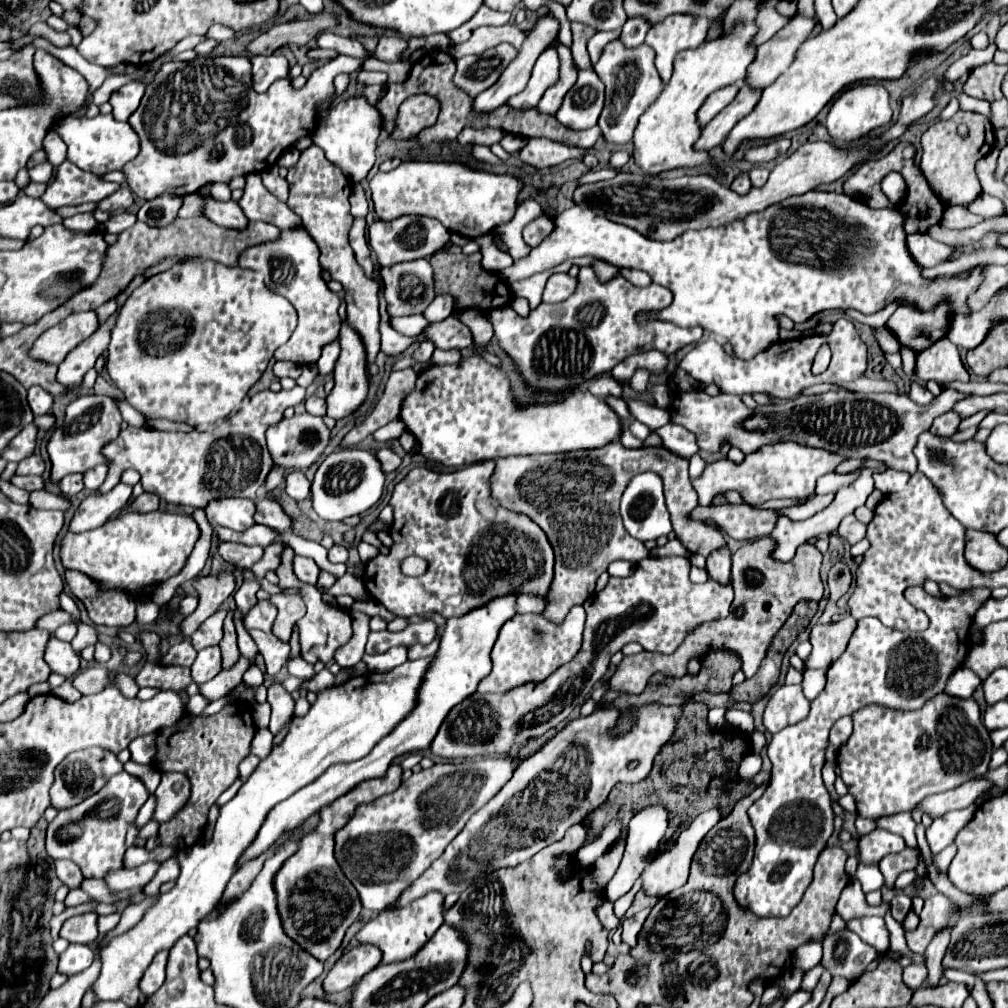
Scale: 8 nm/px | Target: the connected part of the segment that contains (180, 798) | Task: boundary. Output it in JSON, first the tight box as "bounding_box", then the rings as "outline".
{"bounding_box":[153,772,190,824],"outline":[[[163,772],[161,784],[155,790],[157,808],[153,812],[153,820],[163,824],[167,822],[190,796],[190,782],[188,777],[180,772]]]}

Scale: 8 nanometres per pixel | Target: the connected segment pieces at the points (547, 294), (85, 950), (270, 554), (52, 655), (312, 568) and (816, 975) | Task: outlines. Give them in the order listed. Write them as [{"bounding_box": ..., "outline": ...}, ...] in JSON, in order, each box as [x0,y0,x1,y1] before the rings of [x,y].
[{"bounding_box":[543,272,577,302],"outline":[[[557,272],[547,280],[545,292],[543,292],[543,302],[563,302],[567,300],[575,290],[577,290],[577,278],[569,276],[567,272]]]},{"bounding_box":[59,944,93,976],"outline":[[[69,944],[69,948],[59,956],[59,972],[73,976],[89,968],[93,962],[93,948],[87,944]]]},{"bounding_box":[251,540,289,576],"outline":[[[283,540],[273,542],[271,546],[267,546],[267,548],[265,548],[265,560],[261,560],[261,564],[253,566],[251,570],[253,570],[257,576],[265,576],[265,572],[267,572],[269,568],[277,568],[277,564],[281,562],[281,554],[283,554],[283,550],[285,550],[287,546],[289,546],[289,544],[283,542]]]},{"bounding_box":[45,636,79,678],"outline":[[[51,636],[45,648],[45,662],[49,668],[65,678],[75,676],[79,670],[79,654],[73,650],[69,642],[59,640],[57,636]]]},{"bounding_box":[293,556,319,584],"outline":[[[295,556],[295,560],[293,560],[293,570],[295,570],[297,578],[303,580],[303,582],[309,582],[309,584],[315,584],[315,582],[317,582],[319,566],[315,564],[315,560],[305,558],[305,556]]]},{"bounding_box":[800,963,825,990],"outline":[[[819,963],[814,968],[805,973],[800,990],[813,990],[817,985],[822,973],[825,971],[824,967]]]}]

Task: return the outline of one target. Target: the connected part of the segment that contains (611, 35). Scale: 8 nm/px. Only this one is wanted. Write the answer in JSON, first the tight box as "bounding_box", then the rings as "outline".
{"bounding_box":[587,30,619,60],"outline":[[[619,30],[617,32],[597,32],[591,40],[589,40],[589,44],[587,44],[587,50],[589,50],[589,54],[591,54],[591,60],[599,60],[599,56],[601,56],[601,52],[603,52],[603,46],[605,44],[609,44],[611,40],[615,40],[619,36]]]}

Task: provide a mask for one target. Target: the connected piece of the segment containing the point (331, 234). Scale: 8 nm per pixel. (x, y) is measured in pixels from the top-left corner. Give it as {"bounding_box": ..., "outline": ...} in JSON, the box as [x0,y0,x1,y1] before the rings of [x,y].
{"bounding_box":[287,146,379,366],"outline":[[[309,146],[307,150],[301,152],[299,162],[289,168],[287,182],[291,188],[291,196],[287,200],[289,208],[297,212],[303,220],[305,230],[313,240],[317,242],[321,250],[321,266],[329,270],[331,278],[341,282],[343,288],[349,288],[349,298],[347,298],[347,322],[351,328],[361,336],[361,342],[367,350],[367,366],[371,366],[377,360],[379,354],[379,304],[377,304],[377,284],[369,280],[363,272],[361,266],[355,260],[353,248],[349,246],[349,228],[353,226],[353,216],[349,214],[351,204],[351,182],[345,178],[341,168],[331,164],[321,148]]]}

